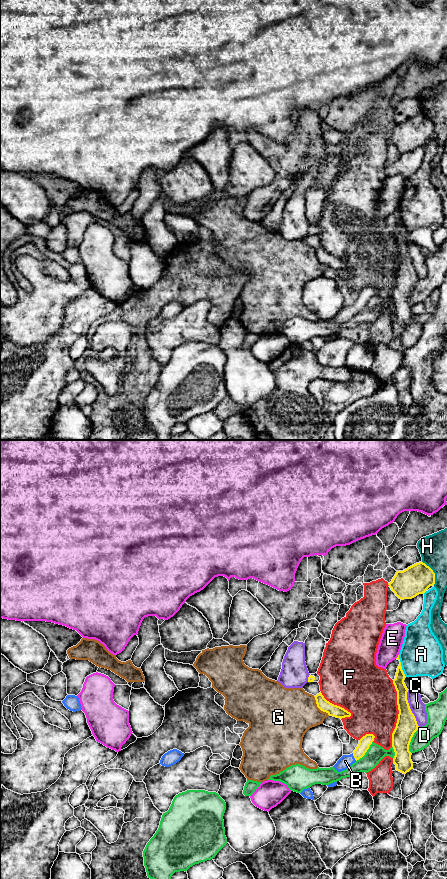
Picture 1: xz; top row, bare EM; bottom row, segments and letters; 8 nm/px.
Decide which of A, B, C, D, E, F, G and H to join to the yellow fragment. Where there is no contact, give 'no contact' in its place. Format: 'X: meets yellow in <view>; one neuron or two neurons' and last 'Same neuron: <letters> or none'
A: meets yellow in xz; two neurons
B: meets yellow in xz; one neuron
C: meets yellow in xz; two neurons
D: meets yellow in xz; two neurons
E: meets yellow in xz; two neurons
F: meets yellow in xz; two neurons
G: meets yellow in xz; two neurons
H: meets yellow in xz; two neurons
Same neuron: B

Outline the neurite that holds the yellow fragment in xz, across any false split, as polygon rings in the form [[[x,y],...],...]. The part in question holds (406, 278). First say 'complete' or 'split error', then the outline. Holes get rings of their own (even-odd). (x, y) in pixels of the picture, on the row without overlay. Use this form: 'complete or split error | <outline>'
complete | [[[400,214],[395,231],[393,232],[397,243],[399,266],[396,279],[392,285],[392,299],[395,304],[393,315],[396,317],[396,322],[403,326],[413,321],[412,305],[409,303],[409,297],[414,285],[419,280],[407,252],[408,241],[404,235],[405,230],[406,228]]]

